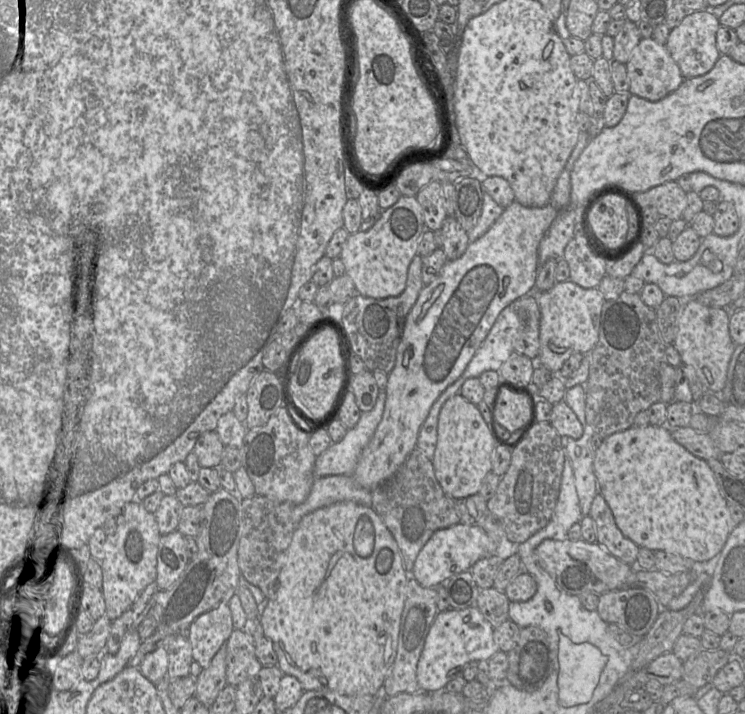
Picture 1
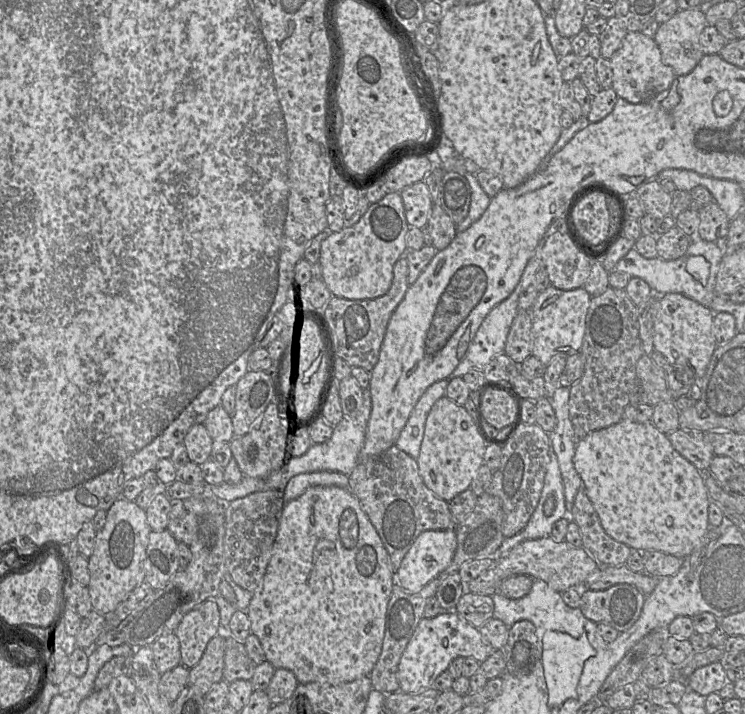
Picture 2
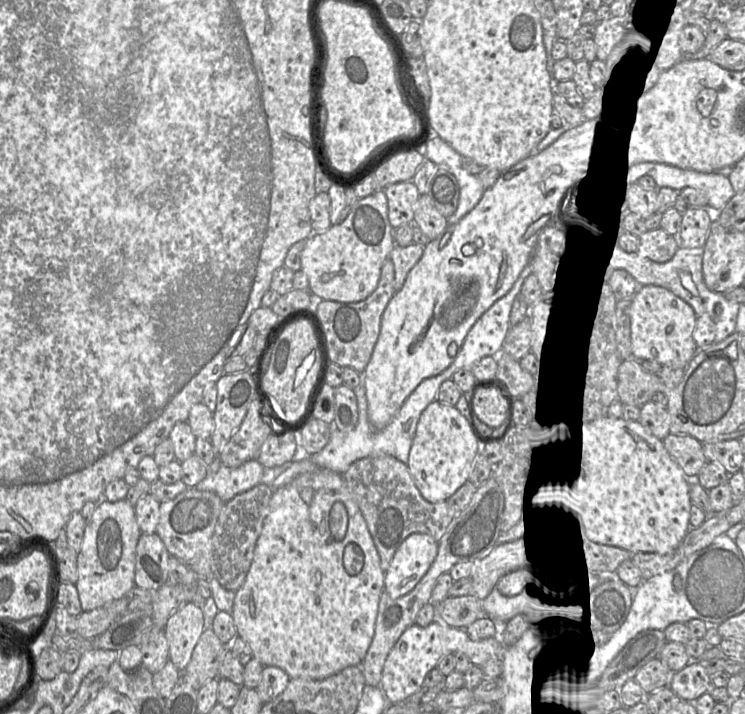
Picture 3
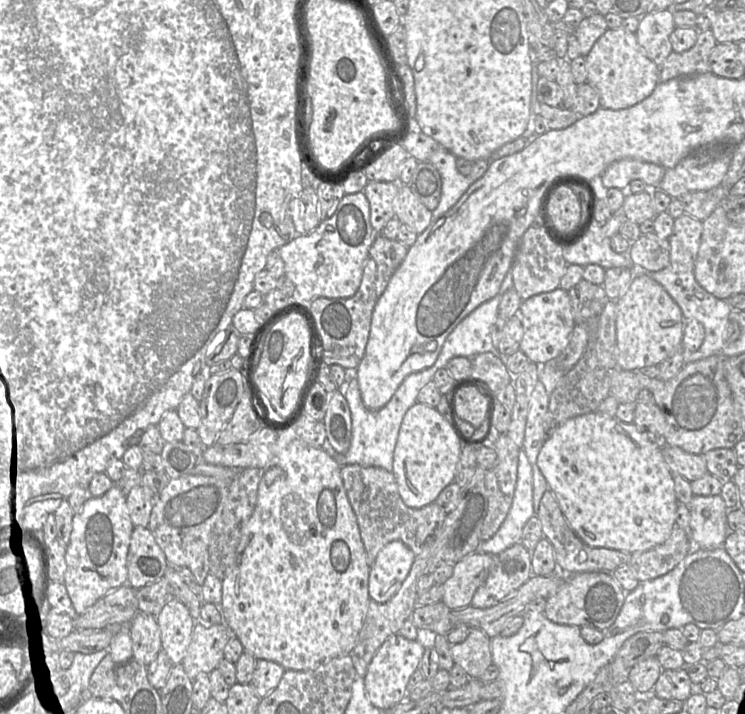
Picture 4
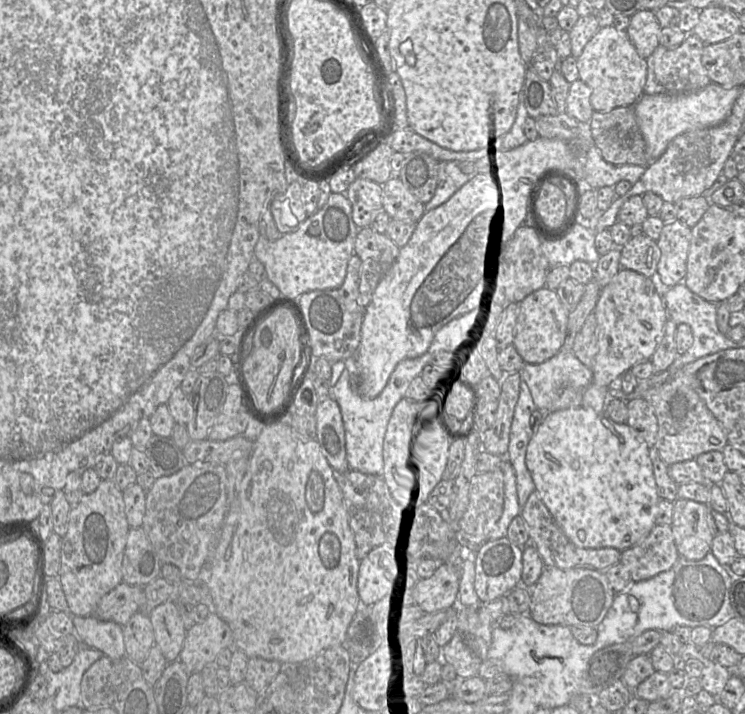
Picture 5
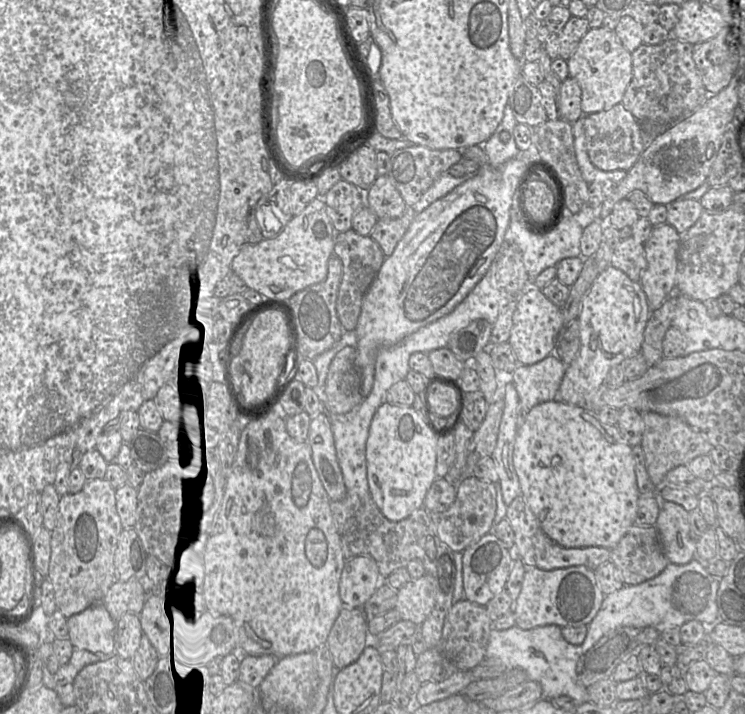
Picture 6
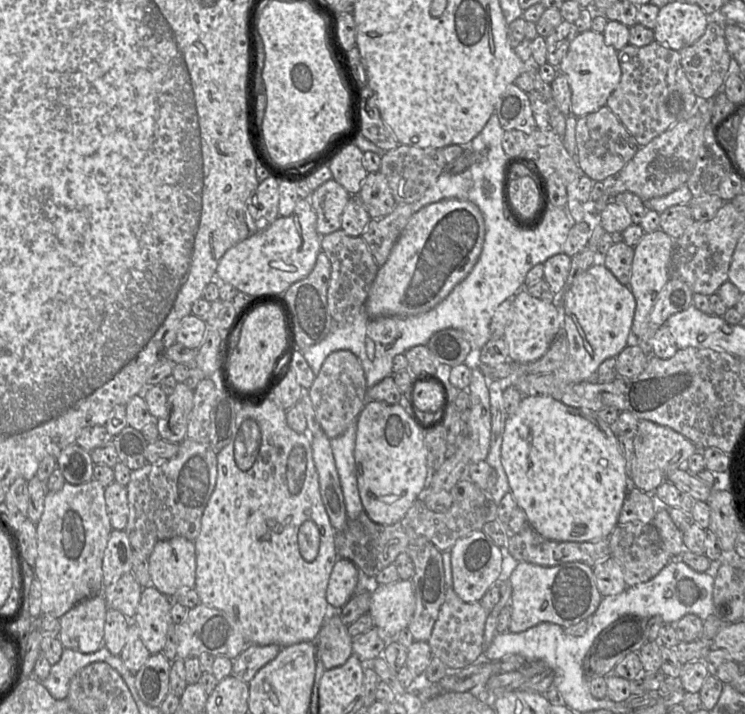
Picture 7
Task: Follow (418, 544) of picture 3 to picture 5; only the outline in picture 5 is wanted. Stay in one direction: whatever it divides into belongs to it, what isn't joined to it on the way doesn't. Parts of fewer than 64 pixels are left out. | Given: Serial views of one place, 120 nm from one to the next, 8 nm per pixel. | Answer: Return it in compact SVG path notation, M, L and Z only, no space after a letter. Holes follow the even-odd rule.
M389 545L371 550L360 560L357 589L363 607L392 593L400 581L398 558Z

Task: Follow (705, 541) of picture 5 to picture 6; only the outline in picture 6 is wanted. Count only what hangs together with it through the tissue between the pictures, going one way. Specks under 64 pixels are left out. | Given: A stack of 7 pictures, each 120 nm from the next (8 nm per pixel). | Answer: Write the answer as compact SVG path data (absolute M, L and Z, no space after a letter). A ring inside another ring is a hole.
M666 501L662 504L656 527L670 563L687 564L696 556L696 539L690 532L689 511Z

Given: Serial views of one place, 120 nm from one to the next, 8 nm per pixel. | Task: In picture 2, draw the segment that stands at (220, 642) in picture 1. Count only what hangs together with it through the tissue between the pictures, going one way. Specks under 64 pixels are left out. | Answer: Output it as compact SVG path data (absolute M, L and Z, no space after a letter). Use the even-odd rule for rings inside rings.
M214 599L195 606L174 631L179 639L181 664L194 667L201 659L208 642L221 632L220 611Z

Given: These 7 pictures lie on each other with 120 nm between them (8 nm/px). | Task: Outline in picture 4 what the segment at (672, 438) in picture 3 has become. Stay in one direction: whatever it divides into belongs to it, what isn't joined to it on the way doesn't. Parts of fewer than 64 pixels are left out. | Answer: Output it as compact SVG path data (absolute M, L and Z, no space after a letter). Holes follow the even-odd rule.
M665 445L663 456L672 473L677 473L689 482L703 477L707 472L704 455L688 453L677 446Z

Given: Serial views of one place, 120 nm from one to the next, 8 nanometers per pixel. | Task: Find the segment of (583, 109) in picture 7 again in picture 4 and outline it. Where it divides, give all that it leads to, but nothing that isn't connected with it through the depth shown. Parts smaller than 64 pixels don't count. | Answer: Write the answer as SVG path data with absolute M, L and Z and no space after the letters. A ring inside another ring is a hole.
M608 28L585 56L587 82L600 96L600 107L625 109L647 98L659 83L659 66L647 57L635 33Z

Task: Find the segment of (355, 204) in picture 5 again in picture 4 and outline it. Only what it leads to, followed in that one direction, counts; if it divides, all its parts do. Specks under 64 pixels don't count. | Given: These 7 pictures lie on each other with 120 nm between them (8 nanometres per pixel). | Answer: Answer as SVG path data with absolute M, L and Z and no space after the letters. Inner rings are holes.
M369 181L363 193L370 205L370 222L374 230L381 233L388 222L395 217L393 201L399 190L399 181Z

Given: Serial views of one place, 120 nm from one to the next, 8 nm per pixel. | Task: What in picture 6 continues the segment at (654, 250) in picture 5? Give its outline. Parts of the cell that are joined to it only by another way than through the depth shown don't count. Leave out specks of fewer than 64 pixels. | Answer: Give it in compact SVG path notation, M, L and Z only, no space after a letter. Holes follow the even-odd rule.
M632 236L622 240L613 250L610 265L624 272L632 281L639 282L647 267L644 243Z

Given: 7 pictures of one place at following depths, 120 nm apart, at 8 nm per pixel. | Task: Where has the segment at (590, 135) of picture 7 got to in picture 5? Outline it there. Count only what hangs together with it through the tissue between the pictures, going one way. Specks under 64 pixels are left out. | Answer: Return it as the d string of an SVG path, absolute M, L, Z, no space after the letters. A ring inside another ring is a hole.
M633 106L618 107L609 112L594 111L589 124L594 144L606 162L639 166L651 162Z

